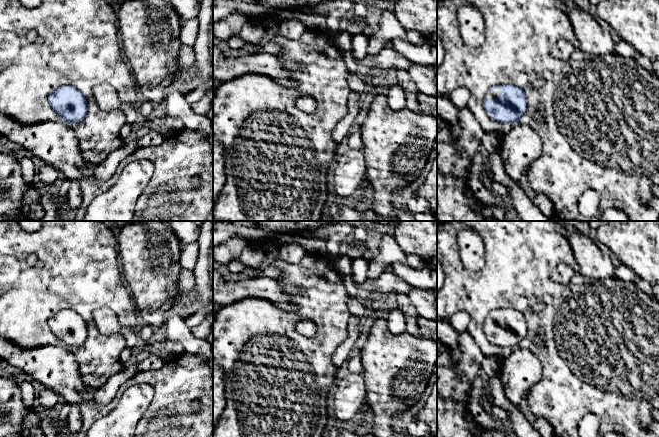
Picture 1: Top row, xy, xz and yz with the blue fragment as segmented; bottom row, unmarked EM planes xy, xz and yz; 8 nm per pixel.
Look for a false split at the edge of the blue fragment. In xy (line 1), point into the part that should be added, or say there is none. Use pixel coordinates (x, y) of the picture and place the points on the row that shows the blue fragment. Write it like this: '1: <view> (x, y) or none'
1: none

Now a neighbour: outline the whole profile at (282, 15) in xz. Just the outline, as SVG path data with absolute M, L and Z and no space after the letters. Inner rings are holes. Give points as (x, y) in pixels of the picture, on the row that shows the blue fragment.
M279 9L273 19L273 22L293 21L298 9Z

